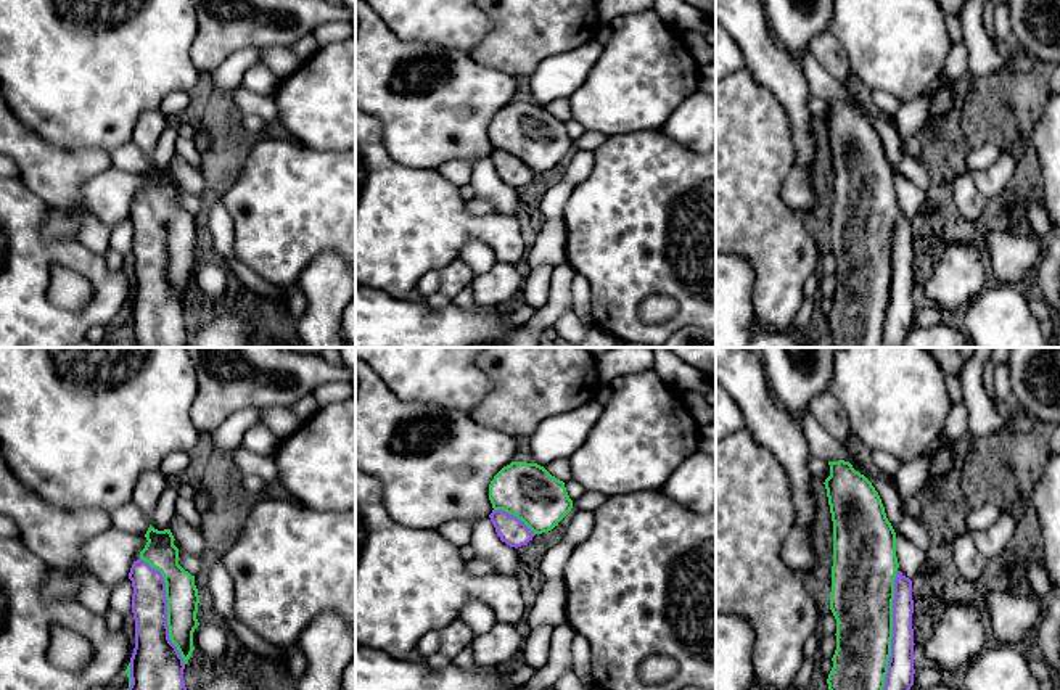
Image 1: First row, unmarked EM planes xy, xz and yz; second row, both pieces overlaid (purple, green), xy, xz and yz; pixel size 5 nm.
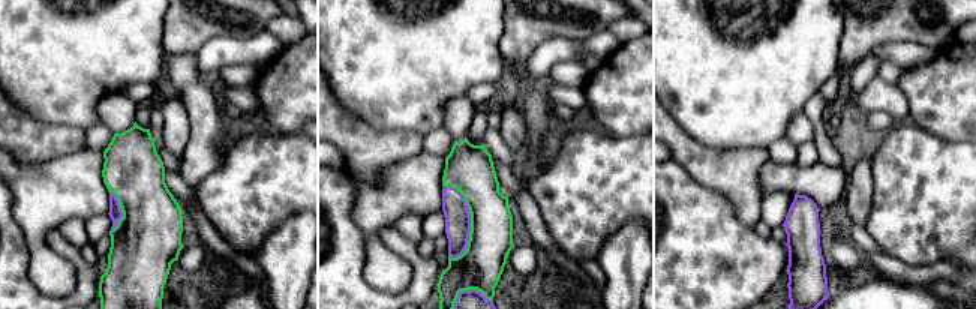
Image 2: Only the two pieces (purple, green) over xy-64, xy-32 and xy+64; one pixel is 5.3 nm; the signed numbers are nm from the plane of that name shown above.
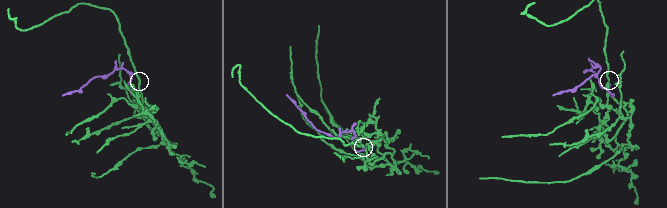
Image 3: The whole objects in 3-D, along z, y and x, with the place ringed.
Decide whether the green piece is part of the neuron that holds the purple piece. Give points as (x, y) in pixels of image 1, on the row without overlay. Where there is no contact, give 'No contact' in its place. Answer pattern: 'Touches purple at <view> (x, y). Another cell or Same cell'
Touches purple at yz (891, 279). Same cell

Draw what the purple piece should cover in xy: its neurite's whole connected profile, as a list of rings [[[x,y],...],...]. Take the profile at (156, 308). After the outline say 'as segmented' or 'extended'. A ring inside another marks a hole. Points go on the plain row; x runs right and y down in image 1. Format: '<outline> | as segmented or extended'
[[[134,201],[132,253],[135,288],[130,298],[129,327],[134,347],[187,347],[183,298],[169,278],[166,222],[146,201]]] | as segmented

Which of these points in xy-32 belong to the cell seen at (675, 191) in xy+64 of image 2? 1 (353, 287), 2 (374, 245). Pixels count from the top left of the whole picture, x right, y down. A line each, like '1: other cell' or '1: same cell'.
1: same cell
2: other cell

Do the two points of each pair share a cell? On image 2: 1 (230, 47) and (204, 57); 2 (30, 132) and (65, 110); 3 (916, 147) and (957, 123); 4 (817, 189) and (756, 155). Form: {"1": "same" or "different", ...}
{"1": "same", "2": "different", "3": "different", "4": "different"}

